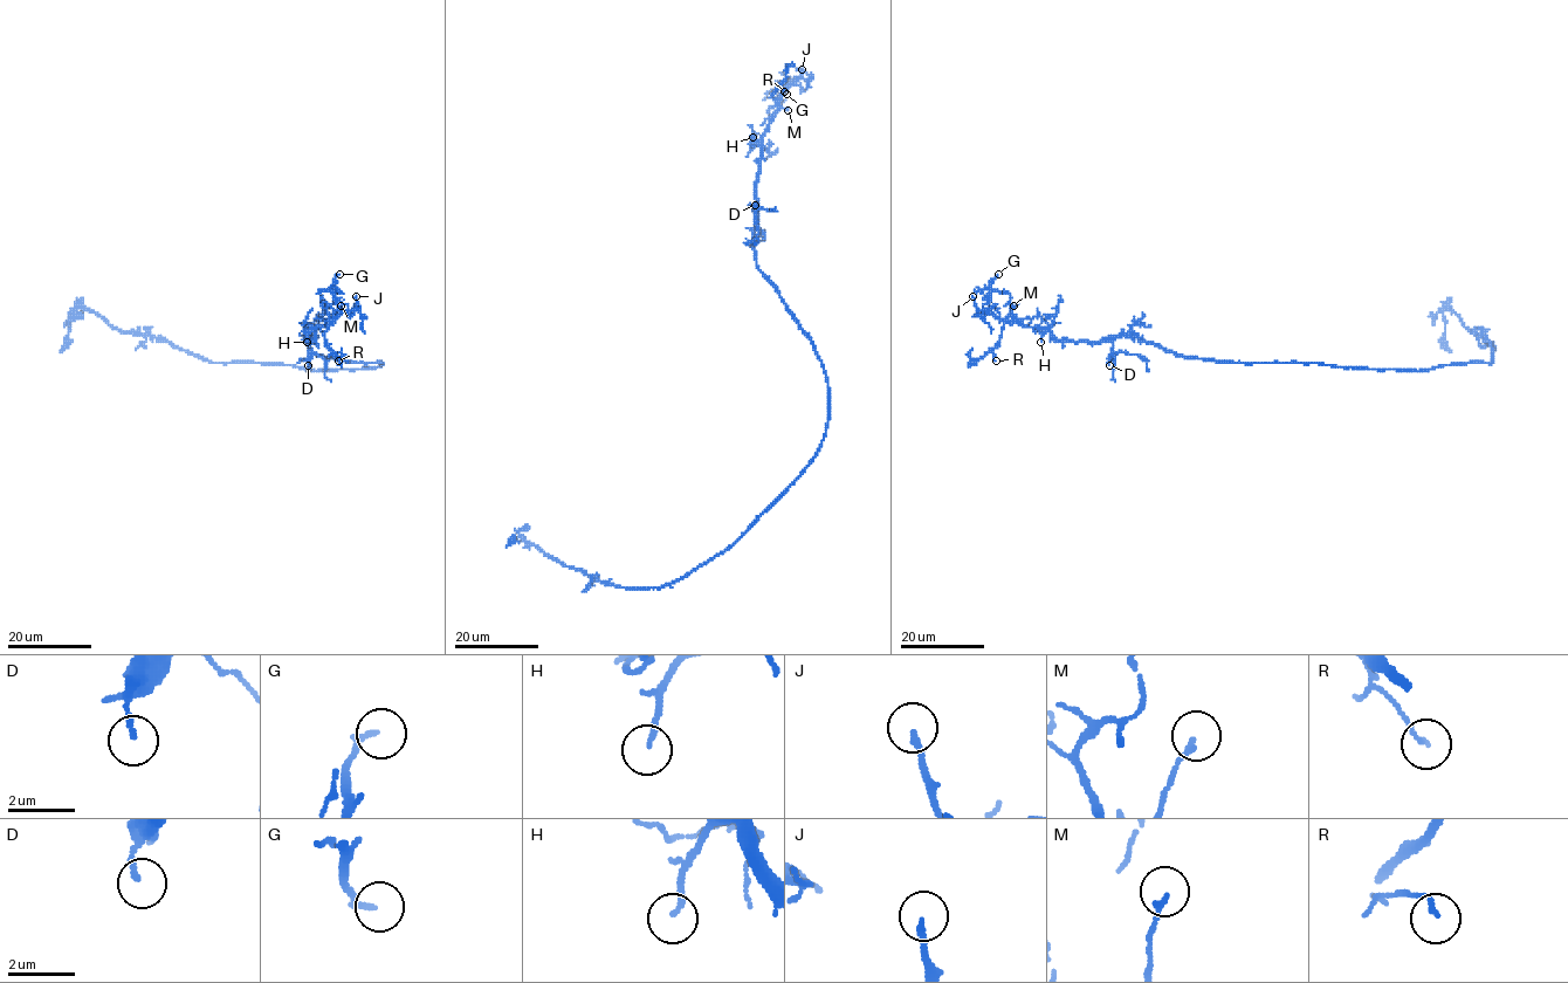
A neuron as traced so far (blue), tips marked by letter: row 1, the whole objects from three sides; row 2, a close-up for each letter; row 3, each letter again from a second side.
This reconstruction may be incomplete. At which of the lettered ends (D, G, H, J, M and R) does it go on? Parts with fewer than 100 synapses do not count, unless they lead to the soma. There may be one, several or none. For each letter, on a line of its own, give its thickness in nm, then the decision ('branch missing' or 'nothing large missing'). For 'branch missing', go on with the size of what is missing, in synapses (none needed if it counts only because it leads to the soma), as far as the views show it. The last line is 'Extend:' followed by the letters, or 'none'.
D: 150 nm | nothing large missing
G: 180 nm | nothing large missing
H: 160 nm | nothing large missing
J: 160 nm | branch missing
M: 150 nm | nothing large missing
R: 120 nm | nothing large missing
Extend: J

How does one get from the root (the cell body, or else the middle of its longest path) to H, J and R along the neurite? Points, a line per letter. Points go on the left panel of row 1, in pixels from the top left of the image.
H: (378, 366), (383, 362), (317, 356), (307, 344), (307, 336), (309, 342), (315, 337), (313, 330), (307, 342)
J: (378, 366), (383, 362), (320, 357), (307, 344), (315, 329), (356, 308), (356, 296)
R: (378, 366), (383, 362), (317, 356), (307, 344), (315, 329), (331, 322), (325, 345), (338, 361)

